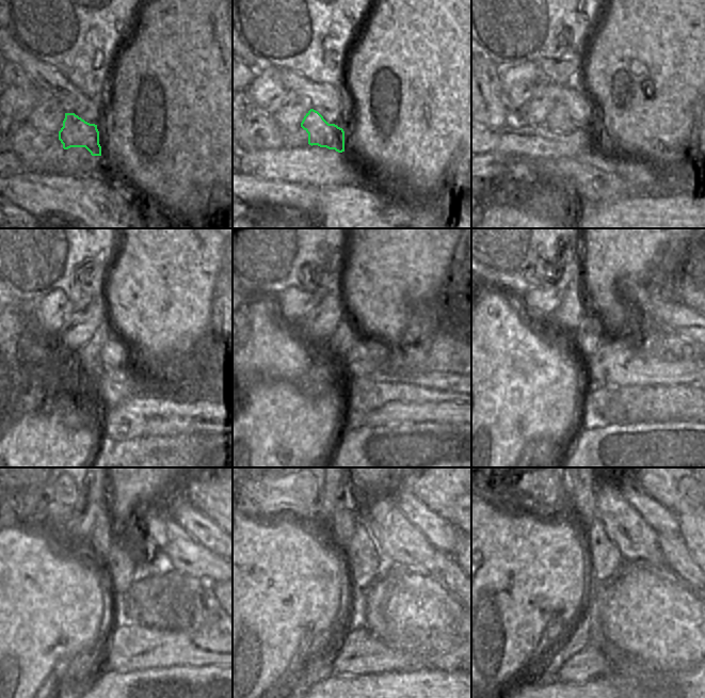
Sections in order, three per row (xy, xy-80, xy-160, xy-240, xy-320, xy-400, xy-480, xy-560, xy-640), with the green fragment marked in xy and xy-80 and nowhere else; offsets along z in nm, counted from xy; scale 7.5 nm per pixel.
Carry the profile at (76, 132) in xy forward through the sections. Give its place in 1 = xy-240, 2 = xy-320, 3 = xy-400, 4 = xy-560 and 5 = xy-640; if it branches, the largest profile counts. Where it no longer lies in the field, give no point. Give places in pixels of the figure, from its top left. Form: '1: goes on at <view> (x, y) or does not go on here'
1: goes on at xy-240 (89, 357)
2: goes on at xy-320 (335, 350)
3: goes on at xy-400 (583, 339)
4: goes on at xy-560 (362, 557)
5: goes on at xy-640 (605, 557)

